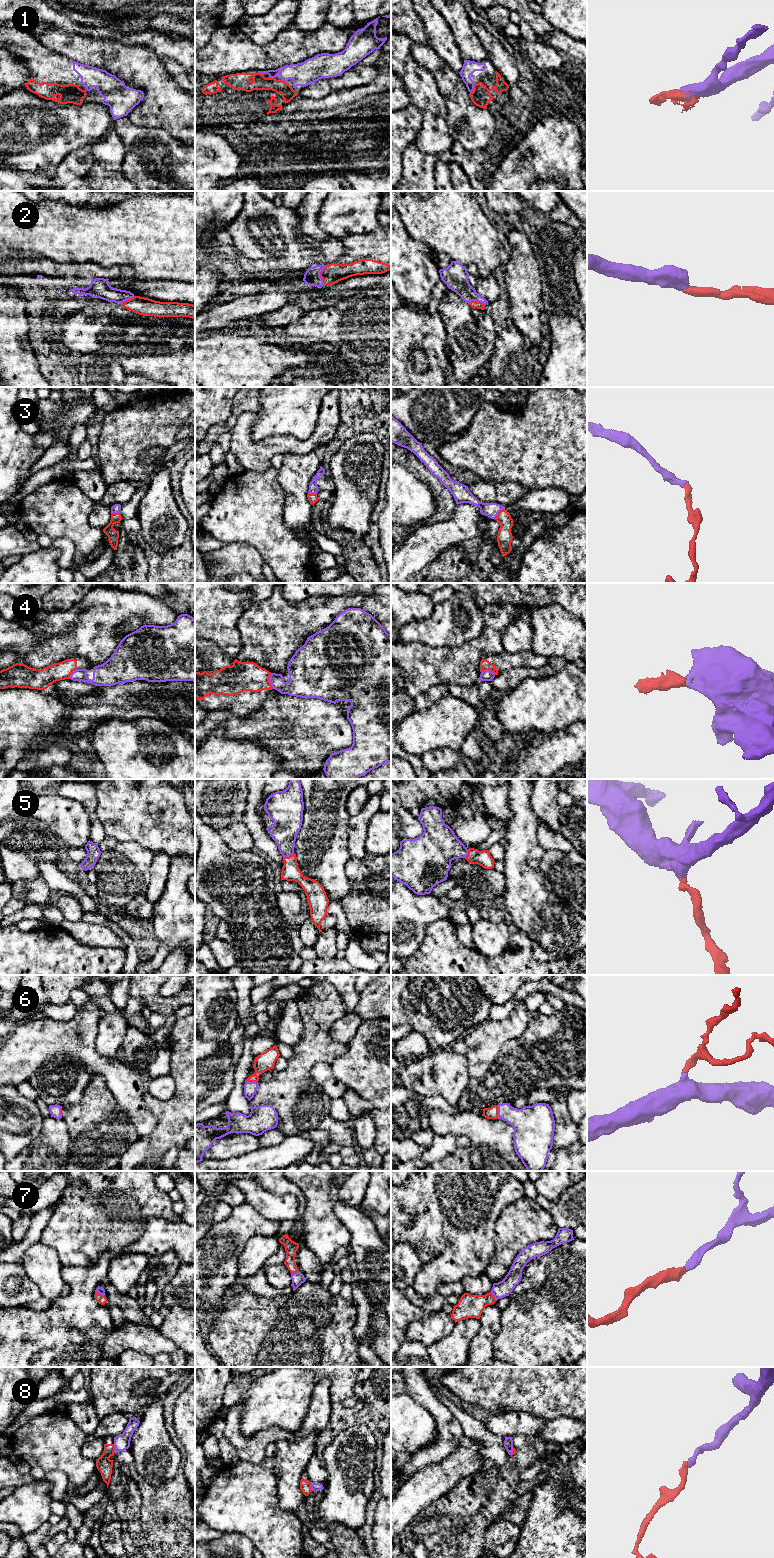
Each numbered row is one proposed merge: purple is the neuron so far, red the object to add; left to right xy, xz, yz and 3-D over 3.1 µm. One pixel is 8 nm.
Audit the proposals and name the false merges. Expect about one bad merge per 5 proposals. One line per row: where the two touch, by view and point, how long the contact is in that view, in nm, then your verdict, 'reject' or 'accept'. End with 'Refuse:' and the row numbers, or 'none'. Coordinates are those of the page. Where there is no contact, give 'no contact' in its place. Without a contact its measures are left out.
1: contact yz (473, 89); length 80 nm; accept
2: contact xz (319, 275); length 160 nm; accept
3: contact yz (498, 512); length 120 nm; accept
4: contact xz (269, 681); length 130 nm; reject
5: contact xz (288, 856); length 100 nm; accept
6: contact yz (498, 1112); length 110 nm; accept
7: contact xy (100, 1293); length 80 nm; accept
8: contact xy (115, 1448); length 70 nm; reject
Refuse: 4, 8

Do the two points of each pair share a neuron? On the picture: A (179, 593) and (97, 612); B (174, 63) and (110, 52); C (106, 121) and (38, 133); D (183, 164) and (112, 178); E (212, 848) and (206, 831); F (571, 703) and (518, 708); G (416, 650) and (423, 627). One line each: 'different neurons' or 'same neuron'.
A: different neurons
B: different neurons
C: same neuron
D: different neurons
E: same neuron
F: same neuron
G: different neurons

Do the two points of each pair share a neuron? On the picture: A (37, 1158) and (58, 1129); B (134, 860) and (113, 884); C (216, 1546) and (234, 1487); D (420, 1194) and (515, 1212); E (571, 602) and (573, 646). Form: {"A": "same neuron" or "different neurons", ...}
{"A": "same neuron", "B": "same neuron", "C": "different neurons", "D": "different neurons", "E": "different neurons"}

